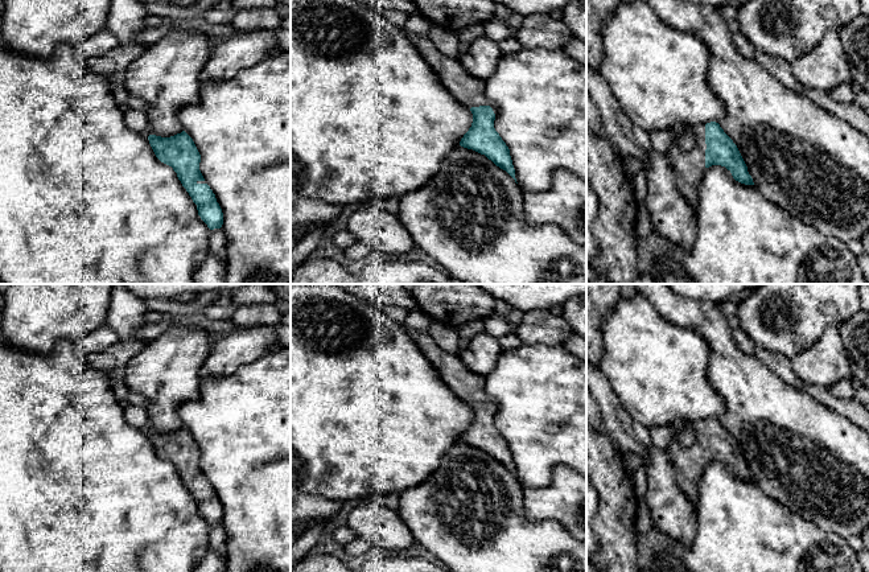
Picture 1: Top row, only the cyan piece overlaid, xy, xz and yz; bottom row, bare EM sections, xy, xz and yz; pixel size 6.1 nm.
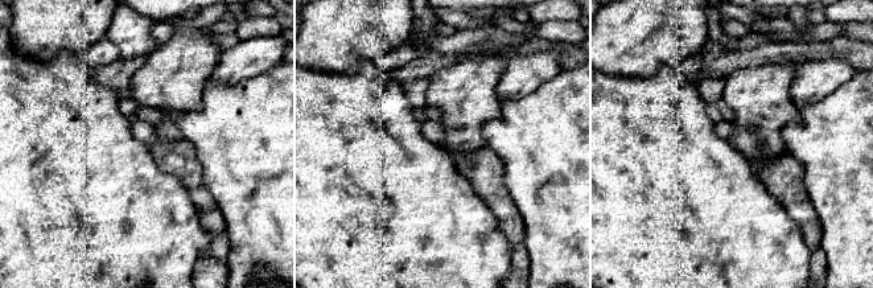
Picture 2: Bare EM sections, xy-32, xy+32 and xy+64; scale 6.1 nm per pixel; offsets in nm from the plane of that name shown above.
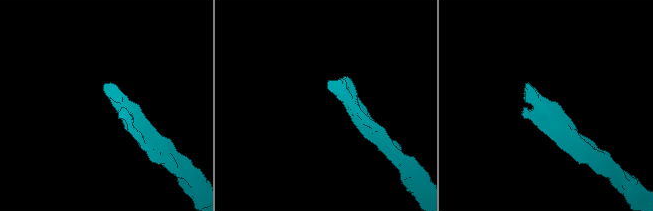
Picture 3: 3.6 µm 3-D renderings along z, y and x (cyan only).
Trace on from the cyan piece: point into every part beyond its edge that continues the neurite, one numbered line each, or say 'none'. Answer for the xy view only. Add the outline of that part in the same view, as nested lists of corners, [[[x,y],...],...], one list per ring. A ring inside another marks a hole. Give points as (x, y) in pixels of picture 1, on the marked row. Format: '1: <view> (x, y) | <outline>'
none

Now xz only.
1: xz (468, 90) | [[[409,33],[405,36],[415,44],[421,57],[434,70],[441,85],[454,99],[468,108],[489,106],[485,81],[470,75],[458,58],[442,54],[428,37]]]

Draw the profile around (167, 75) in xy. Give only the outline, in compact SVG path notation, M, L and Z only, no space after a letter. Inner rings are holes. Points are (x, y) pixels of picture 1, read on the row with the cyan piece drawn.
M172 29L125 69L125 90L149 104L151 135L170 137L184 131L178 112L198 103L201 73L215 42L201 32Z

